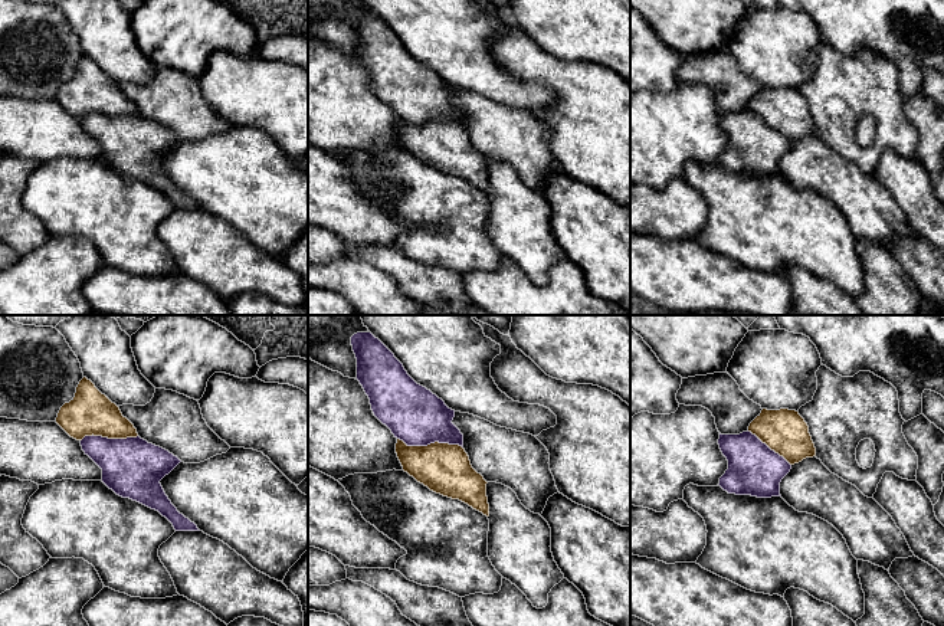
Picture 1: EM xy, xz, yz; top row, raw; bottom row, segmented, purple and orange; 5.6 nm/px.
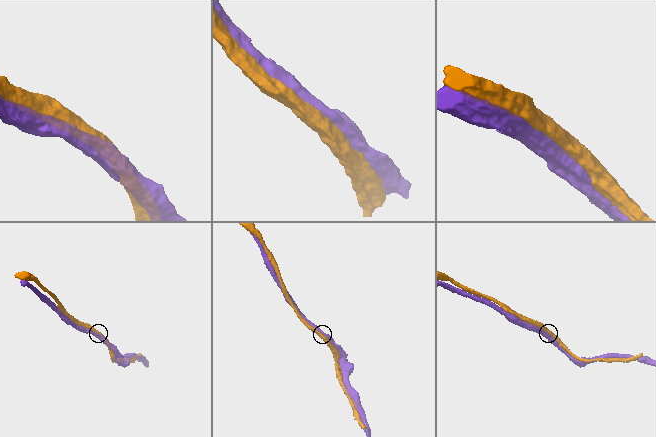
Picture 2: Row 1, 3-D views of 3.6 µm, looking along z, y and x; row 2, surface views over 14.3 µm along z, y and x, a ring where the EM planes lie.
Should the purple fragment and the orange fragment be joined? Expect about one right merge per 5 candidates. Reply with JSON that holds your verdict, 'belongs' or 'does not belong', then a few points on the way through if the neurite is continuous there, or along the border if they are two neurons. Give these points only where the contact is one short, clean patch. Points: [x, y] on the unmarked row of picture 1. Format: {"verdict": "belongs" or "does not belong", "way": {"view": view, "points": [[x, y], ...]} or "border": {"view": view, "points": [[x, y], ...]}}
{"verdict": "does not belong"}

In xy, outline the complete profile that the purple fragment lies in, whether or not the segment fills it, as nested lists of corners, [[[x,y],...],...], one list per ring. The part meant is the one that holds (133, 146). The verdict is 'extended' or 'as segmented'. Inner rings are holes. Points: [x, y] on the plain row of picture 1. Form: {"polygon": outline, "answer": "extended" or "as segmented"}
{"polygon": [[[92,112],[85,114],[81,124],[102,147],[102,160],[117,173],[158,189],[176,209],[200,209],[177,189],[160,161],[181,140],[177,134],[140,114],[108,117]]], "answer": "as segmented"}

